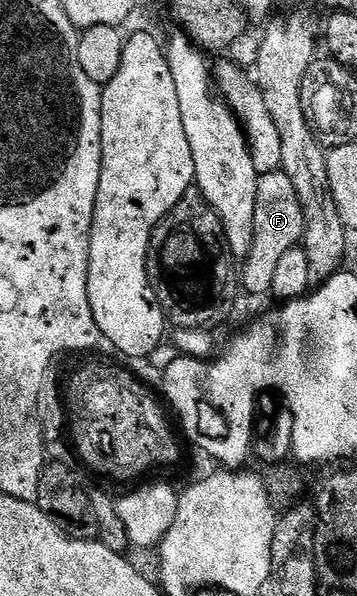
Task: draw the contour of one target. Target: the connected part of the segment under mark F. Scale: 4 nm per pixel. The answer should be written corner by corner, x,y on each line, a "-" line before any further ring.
283,171
259,176
257,183
254,241
245,258
246,265
244,263
242,267
241,284
245,292
262,297
271,290
274,271
281,257
303,240
304,211
293,182

